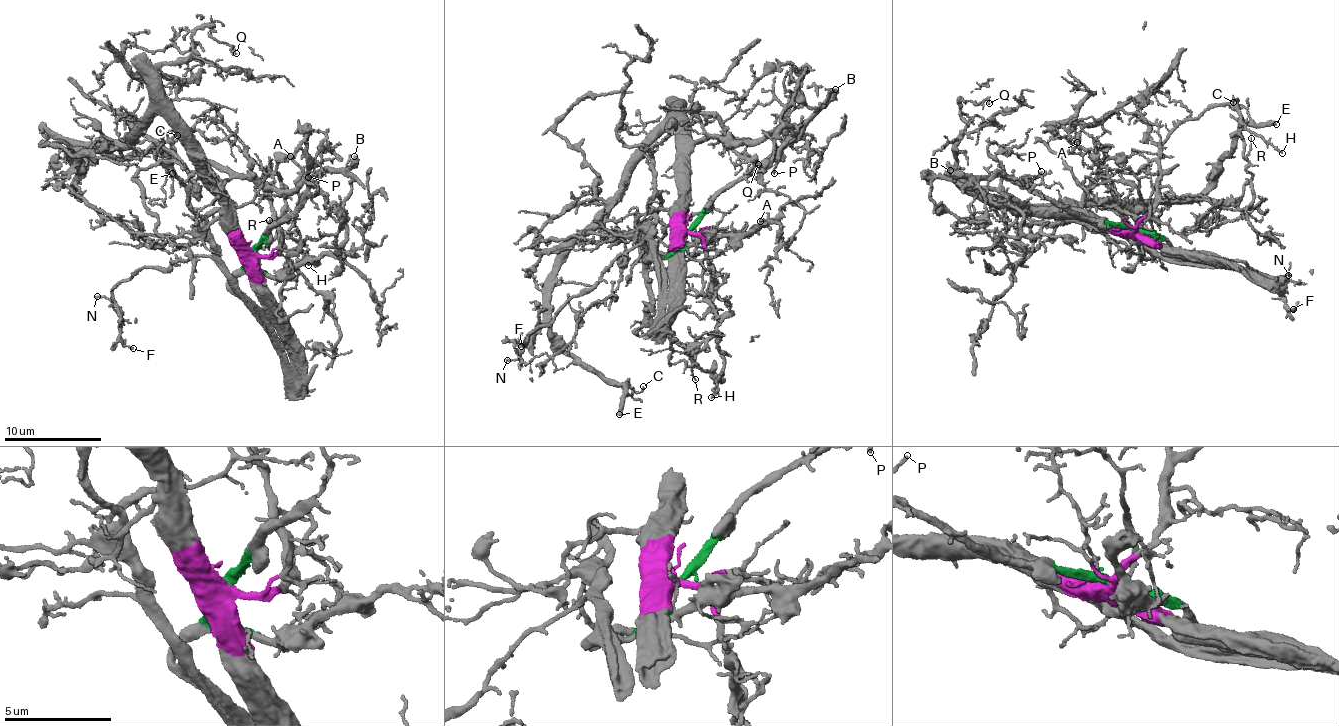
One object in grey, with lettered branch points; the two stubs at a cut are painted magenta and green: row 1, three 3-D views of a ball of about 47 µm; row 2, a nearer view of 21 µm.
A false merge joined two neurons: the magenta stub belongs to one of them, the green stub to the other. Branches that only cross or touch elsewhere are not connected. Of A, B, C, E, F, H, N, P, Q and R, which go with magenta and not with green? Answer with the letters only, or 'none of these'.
A, C, E, H, Q, R

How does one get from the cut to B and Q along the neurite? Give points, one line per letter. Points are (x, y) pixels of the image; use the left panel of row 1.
B: (251, 253), (278, 225), (297, 213), (321, 177), (329, 170), (344, 171), (354, 155)
Q: (251, 253), (210, 166), (166, 98), (158, 73), (163, 65), (188, 58), (194, 31), (204, 26), (237, 53)

